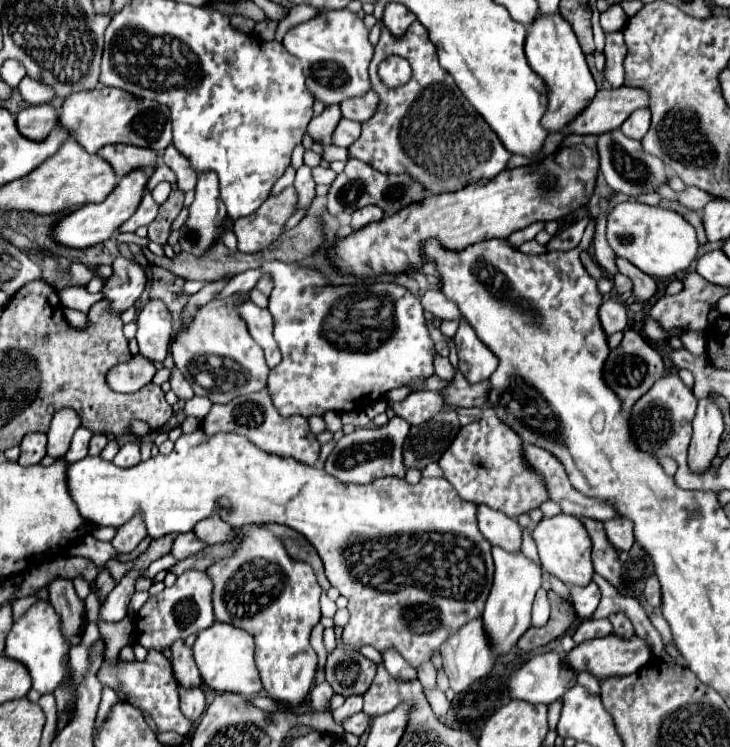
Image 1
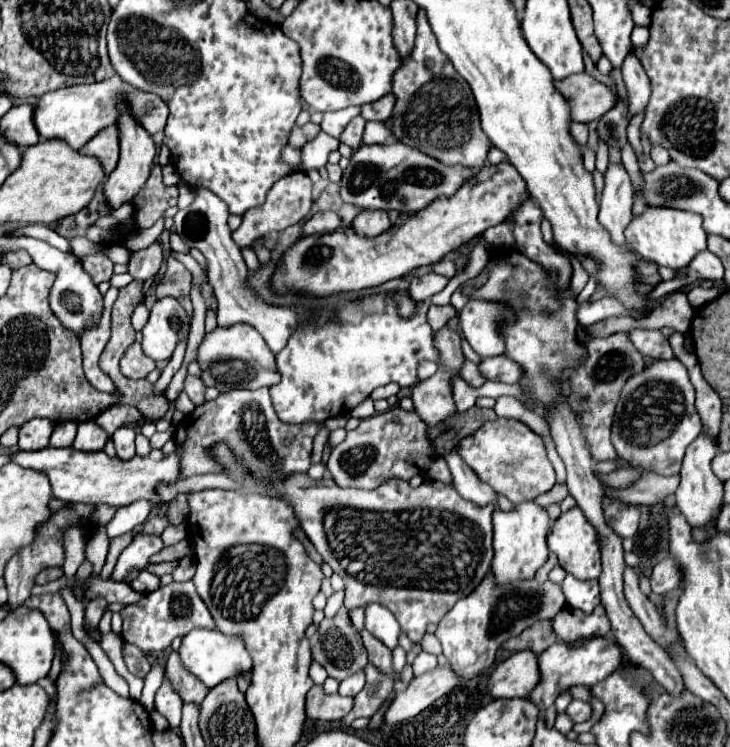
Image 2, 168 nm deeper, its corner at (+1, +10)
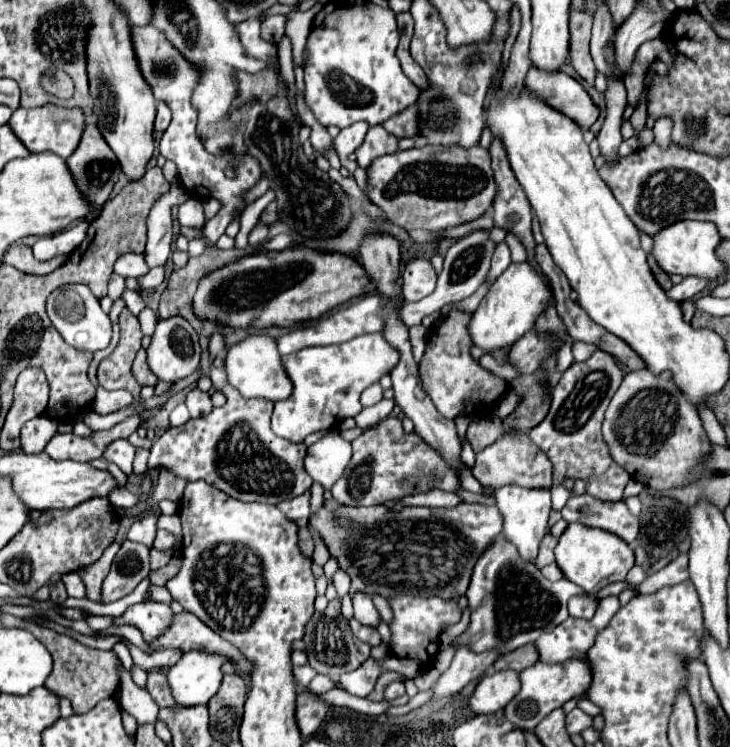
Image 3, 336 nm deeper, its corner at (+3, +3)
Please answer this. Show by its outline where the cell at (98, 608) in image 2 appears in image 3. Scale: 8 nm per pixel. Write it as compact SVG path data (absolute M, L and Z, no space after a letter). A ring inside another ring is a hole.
M124 541L120 551L114 557L112 569L102 585L102 603L112 603L122 599L124 595L132 593L134 587L148 577L148 547L140 543Z

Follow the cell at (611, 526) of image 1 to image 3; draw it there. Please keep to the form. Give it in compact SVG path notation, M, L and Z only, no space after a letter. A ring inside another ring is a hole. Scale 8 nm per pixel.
M588 493L570 497L568 503L562 507L562 517L568 523L576 521L610 531L626 543L632 543L640 529L638 517L632 515L622 501L600 501Z

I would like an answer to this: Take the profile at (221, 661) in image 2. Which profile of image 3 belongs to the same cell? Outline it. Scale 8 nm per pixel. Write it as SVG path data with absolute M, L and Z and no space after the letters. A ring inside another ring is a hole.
M186 651L168 671L168 683L178 705L206 705L222 683L222 665L234 663L226 655Z

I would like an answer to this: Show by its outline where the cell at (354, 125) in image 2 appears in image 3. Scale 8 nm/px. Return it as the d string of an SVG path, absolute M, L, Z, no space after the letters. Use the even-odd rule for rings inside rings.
M370 127L364 143L354 151L356 153L356 161L362 169L368 167L368 163L372 163L372 159L386 155L386 153L394 153L396 151L396 143L398 139L394 135L390 135L388 131L384 131L384 127Z

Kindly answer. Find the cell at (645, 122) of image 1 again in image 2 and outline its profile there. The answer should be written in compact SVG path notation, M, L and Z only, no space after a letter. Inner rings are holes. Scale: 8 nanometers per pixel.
M630 50L630 54L626 56L626 60L622 62L622 80L628 88L628 98L630 98L630 114L638 114L646 108L648 100L650 100L650 80L640 64L638 58L634 58L634 52Z

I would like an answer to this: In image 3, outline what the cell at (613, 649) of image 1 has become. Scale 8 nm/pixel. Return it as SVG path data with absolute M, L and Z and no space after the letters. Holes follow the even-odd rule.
M568 659L568 661L556 663L556 665L538 661L520 673L520 683L522 683L520 693L506 705L504 711L506 711L506 717L512 723L516 723L516 727L528 731L528 729L536 727L536 723L540 723L540 719L544 719L544 715L548 715L550 711L562 707L566 701L570 701L578 695L584 695L588 691L586 687L592 685L592 665L582 659Z

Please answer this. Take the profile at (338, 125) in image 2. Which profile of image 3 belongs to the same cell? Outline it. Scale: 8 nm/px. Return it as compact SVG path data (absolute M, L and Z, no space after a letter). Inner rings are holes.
M358 121L358 123L352 123L350 127L340 129L340 133L334 139L334 149L338 153L341 165L348 169L350 176L353 176L358 164L349 160L348 155L362 143L366 131L368 131L368 123Z

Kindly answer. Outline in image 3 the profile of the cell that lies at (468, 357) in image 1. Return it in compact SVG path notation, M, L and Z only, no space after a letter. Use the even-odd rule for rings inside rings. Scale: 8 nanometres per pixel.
M512 263L472 313L472 319L468 323L472 343L490 353L510 347L512 343L516 343L516 339L520 339L534 327L538 311L548 305L548 295L552 295L552 291L546 277L540 277L528 263Z

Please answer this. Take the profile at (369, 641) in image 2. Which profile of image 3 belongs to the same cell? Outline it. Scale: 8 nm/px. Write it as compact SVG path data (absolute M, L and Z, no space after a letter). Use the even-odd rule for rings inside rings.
M356 619L350 621L350 627L352 627L352 633L354 633L360 641L368 643L370 647L376 647L376 645L382 643L382 639L380 639L380 635L378 635L378 631L376 631L374 627L364 627L362 623L356 623Z

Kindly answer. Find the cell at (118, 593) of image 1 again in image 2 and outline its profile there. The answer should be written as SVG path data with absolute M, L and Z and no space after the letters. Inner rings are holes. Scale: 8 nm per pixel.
M138 532L134 536L134 540L124 548L124 552L120 554L118 562L116 562L116 568L112 572L112 580L116 582L122 582L124 576L132 570L132 568L146 568L148 564L148 558L156 552L160 552L164 548L160 536L156 534L144 534L144 532Z

